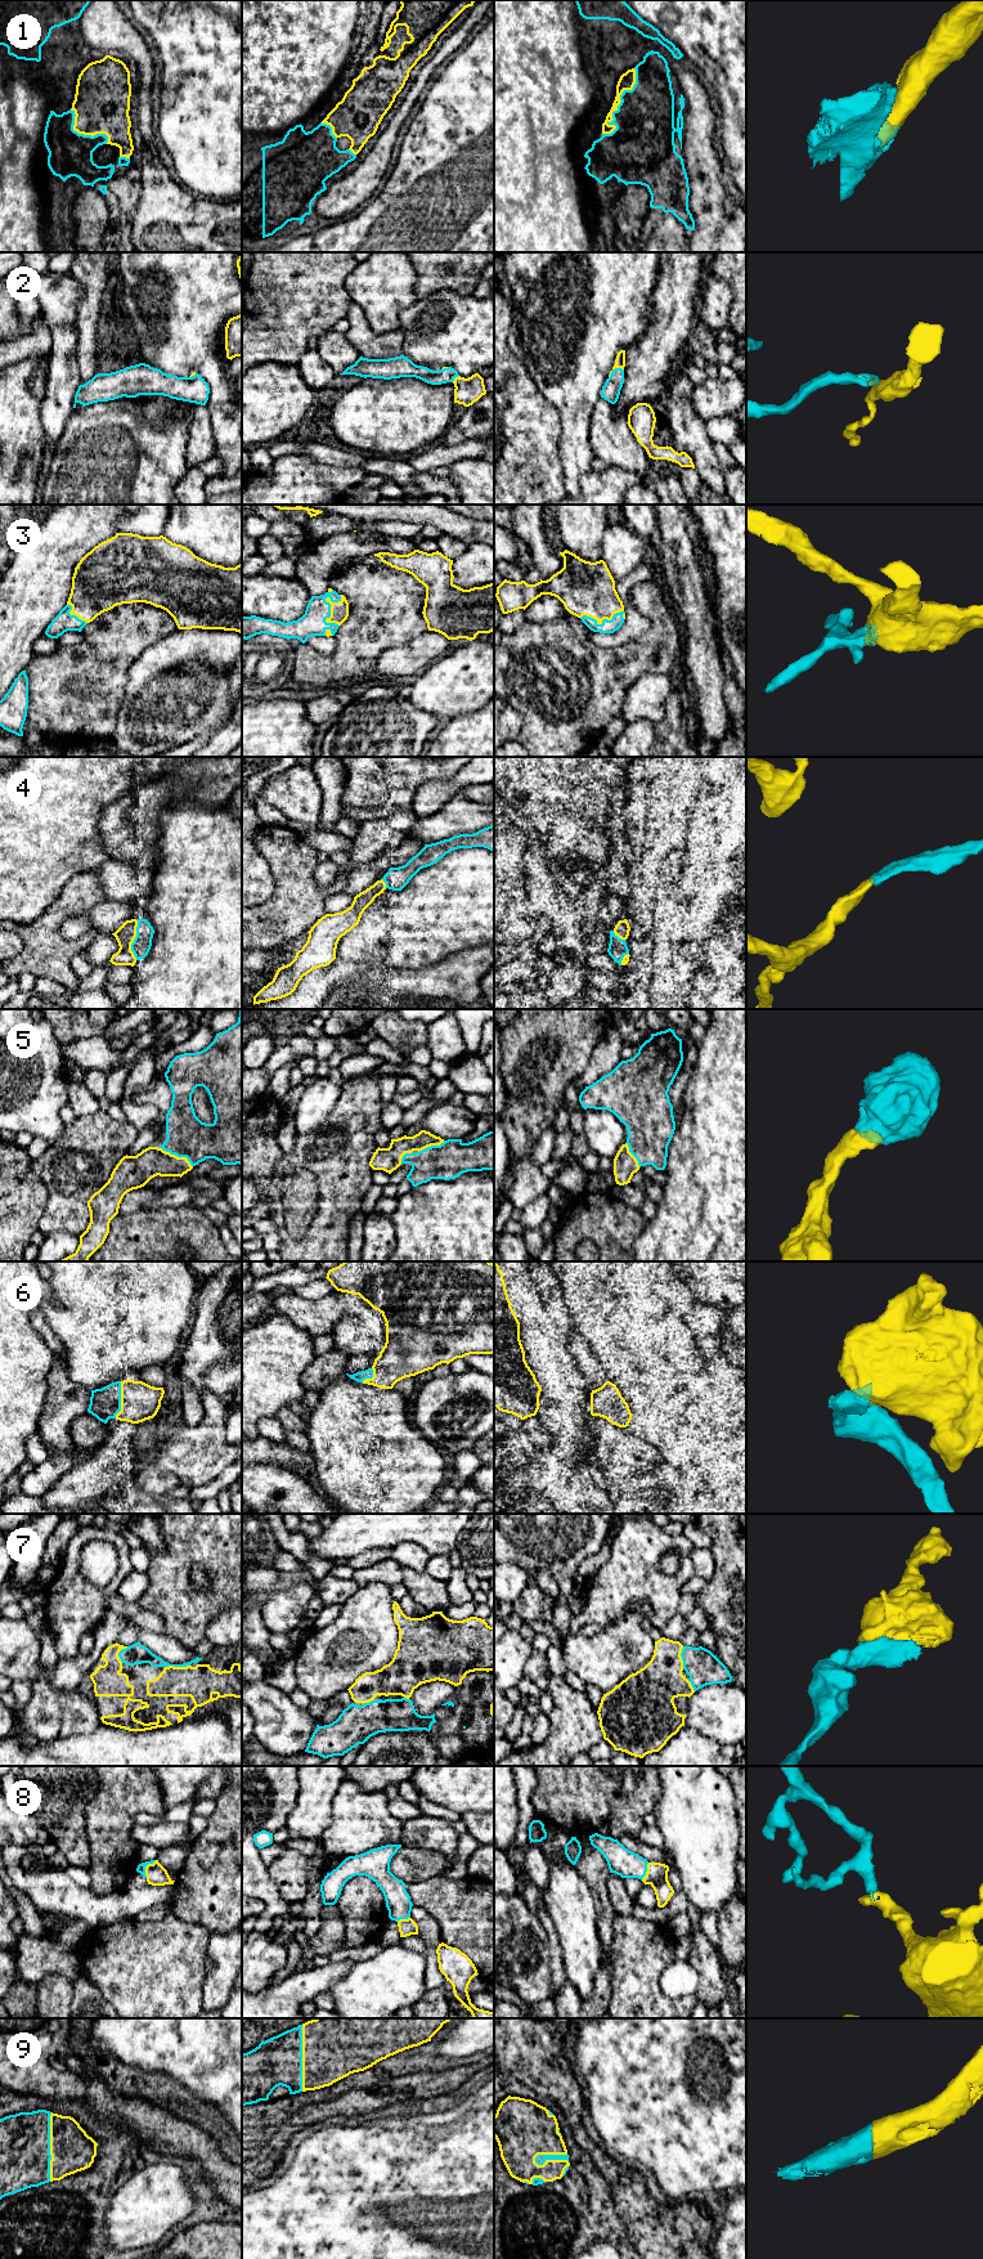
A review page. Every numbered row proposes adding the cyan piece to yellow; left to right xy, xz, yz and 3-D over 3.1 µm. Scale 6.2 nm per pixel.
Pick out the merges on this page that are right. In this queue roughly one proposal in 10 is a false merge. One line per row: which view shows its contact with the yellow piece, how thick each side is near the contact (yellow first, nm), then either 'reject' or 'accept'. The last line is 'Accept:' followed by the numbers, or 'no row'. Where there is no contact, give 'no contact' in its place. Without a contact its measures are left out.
1: meets yellow in yz; 100 nm thick on the yellow side, 360 nm on the other; accept
2: meets yellow in yz; 60 nm thick on the yellow side, 120 nm on the other; accept
3: meets yellow in xz; 110 nm thick on the yellow side, 160 nm on the other; accept
4: meets yellow in xy; 120 nm thick on the yellow side, 120 nm on the other; accept
5: meets yellow in xy; 190 nm thick on the yellow side, 260 nm on the other; accept
6: meets yellow in xy; 240 nm thick on the yellow side, 190 nm on the other; accept
7: meets yellow in xy; 220 nm thick on the yellow side, 120 nm on the other; accept
8: meets yellow in xy; 130 nm thick on the yellow side, 50 nm on the other; accept
9: meets yellow in yz; 360 nm thick on the yellow side, 60 nm on the other; accept
Accept: 1, 2, 3, 4, 5, 6, 7, 8, 9

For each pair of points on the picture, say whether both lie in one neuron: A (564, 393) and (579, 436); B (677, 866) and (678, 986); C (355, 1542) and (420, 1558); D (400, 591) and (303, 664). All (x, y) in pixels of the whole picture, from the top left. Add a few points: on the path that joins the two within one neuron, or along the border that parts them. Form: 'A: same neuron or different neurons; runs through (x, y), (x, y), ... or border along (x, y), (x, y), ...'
A: same neuron; runs through (573, 403), (575, 426)
B: same neuron; runs through (677, 896), (677, 957)
C: different neurons; border along (390, 1549), (408, 1542), (414, 1542), (422, 1549)
D: same neuron; runs through (380, 617), (332, 664), (328, 664)

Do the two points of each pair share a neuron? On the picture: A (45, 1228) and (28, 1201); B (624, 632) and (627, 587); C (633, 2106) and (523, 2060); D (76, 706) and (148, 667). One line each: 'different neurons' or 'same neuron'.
A: different neurons
B: same neuron
C: different neurons
D: different neurons

